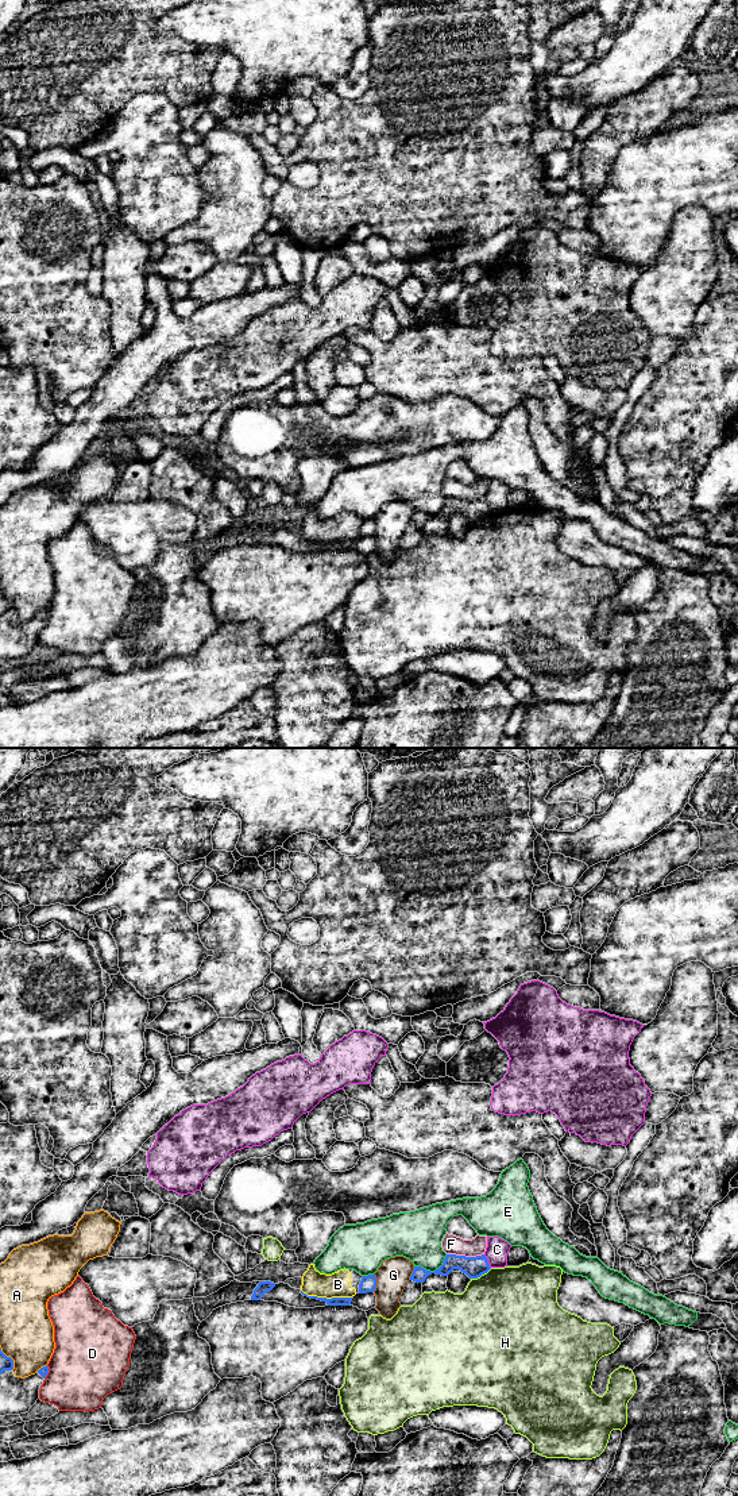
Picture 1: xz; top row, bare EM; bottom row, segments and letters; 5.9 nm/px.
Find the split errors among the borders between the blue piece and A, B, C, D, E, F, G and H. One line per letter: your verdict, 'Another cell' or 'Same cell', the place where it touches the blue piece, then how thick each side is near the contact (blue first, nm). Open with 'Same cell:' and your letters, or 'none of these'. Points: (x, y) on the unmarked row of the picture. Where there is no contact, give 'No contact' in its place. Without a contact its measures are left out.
Same cell: none of these
A: Another cell. Touches blue at xz (10, 601). Thickness 80 nm (blue) against 320 nm
B: Another cell. Touches blue at xz (325, 542). Thickness 50 nm (blue) against 150 nm
C: Another cell. Touches blue at xz (487, 505). Thickness 130 nm (blue) against 130 nm
D: Another cell. Touches blue at xz (47, 616). Thickness 50 nm (blue) against 440 nm
E: Another cell. Touches blue at xz (432, 516). Thickness 120 nm (blue) against 300 nm
F: Another cell. Touches blue at xz (464, 500). Thickness 130 nm (blue) against 120 nm
G: Another cell. Touches blue at xz (375, 527). Thickness 100 nm (blue) against 190 nm
H: Another cell. Touches blue at xz (480, 519). Thickness 130 nm (blue) against 500 nm

